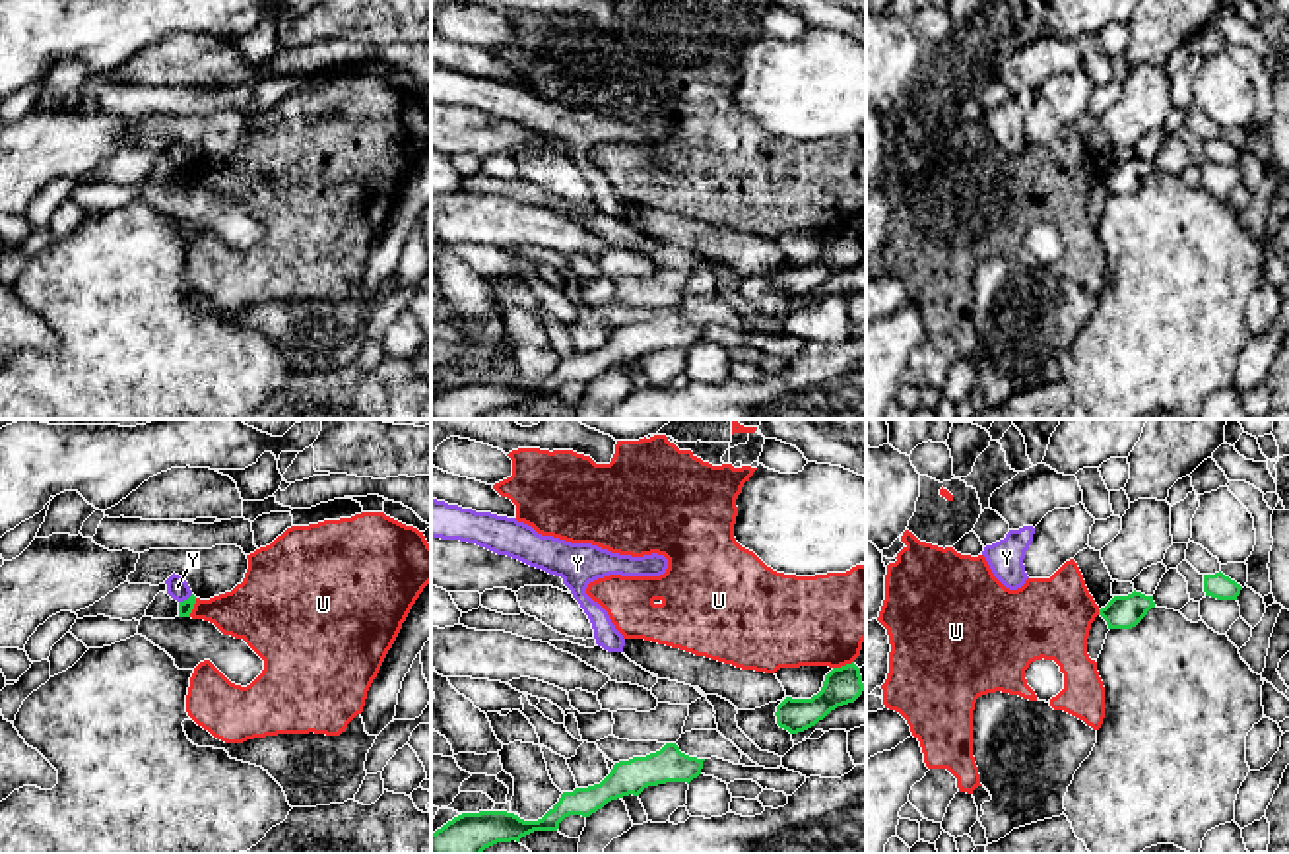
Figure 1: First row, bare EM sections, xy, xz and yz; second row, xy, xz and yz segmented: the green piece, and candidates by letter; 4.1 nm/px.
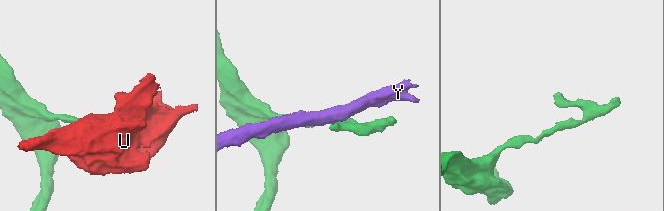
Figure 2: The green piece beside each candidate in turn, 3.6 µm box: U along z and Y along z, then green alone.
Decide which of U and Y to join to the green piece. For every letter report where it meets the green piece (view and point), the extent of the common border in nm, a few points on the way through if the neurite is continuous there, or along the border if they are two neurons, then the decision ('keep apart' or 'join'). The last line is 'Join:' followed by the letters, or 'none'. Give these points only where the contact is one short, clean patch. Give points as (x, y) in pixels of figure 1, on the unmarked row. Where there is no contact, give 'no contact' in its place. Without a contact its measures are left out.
U: xy (193, 173) | 90 nm | keep apart
Y: xy (185, 165) | 70 nm | along xy (193, 160), (179, 167) | keep apart
Join: none

